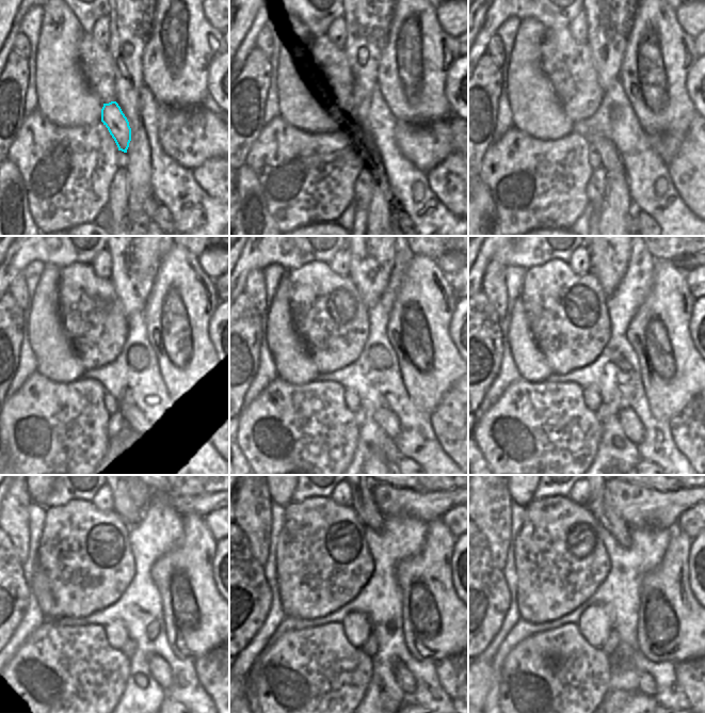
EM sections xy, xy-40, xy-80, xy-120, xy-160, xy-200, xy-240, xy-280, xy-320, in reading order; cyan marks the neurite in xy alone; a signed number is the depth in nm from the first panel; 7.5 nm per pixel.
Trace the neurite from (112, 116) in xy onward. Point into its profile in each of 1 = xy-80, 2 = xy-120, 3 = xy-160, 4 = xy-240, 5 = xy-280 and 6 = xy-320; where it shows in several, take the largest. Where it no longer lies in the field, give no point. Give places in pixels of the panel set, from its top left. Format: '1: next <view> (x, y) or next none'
1: next xy-80 (611, 162)
2: next xy-120 (138, 418)
3: next xy-160 (386, 418)
4: next xy-240 (160, 670)
5: next xy-280 (404, 678)
6: next xy-320 (646, 684)

